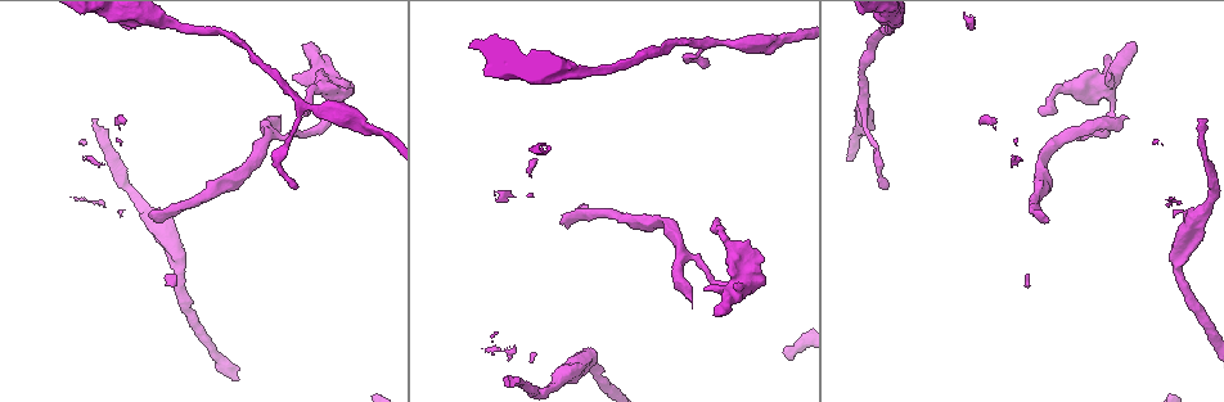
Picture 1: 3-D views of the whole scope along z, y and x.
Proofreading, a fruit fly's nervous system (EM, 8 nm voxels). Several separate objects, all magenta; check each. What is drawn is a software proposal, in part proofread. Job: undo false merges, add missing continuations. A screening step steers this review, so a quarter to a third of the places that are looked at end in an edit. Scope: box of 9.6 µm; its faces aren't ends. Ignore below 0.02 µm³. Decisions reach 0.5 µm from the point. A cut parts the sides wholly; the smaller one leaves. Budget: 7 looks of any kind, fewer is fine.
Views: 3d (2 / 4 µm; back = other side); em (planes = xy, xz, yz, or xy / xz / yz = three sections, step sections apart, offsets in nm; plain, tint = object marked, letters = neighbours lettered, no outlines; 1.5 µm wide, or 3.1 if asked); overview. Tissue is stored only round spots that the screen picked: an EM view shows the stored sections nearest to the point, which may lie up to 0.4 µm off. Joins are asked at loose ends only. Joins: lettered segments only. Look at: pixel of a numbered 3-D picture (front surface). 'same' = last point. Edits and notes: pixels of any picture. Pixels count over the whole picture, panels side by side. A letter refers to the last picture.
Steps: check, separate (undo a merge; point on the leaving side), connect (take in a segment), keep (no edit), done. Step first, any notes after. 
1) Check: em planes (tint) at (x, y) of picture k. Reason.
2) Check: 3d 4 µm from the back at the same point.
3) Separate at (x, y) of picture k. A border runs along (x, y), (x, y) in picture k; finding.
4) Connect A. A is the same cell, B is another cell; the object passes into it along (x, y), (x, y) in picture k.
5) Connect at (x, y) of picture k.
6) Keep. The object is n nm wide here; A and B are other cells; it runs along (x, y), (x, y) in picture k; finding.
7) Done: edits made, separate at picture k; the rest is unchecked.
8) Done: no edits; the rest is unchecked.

Check: em planes (letters) at (705, 66) of picture 1. Branch stops here.

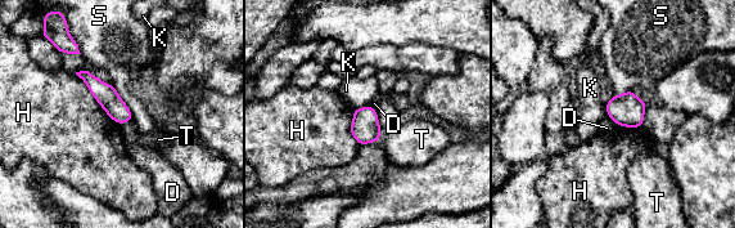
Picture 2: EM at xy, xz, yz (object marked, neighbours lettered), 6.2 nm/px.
Keep. D, H, K, S and T are other cells; a border runs along (75, 74), (100, 107), (120, 125) in picture 2; no lettered segment goes on from it.

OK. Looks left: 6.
Check: em planes (letters) at (504, 378) of picture 1. Long arm stops here.

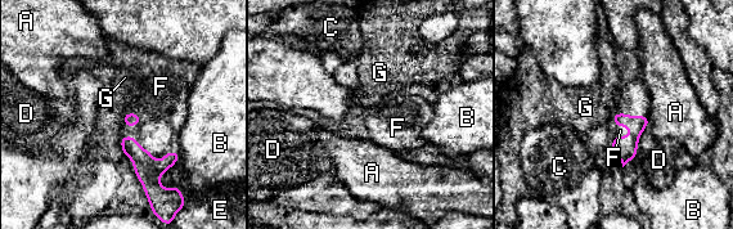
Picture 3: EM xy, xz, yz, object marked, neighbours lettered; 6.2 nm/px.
Connect F. F is the same cell, A, B, C, D, E and G are other cells; the object passes into it along (129, 119), (136, 113), (161, 86) in picture 3; the cell continues.

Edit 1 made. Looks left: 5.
Check: 3d 2 µm at (1045, 116) of picture 1. Free end.

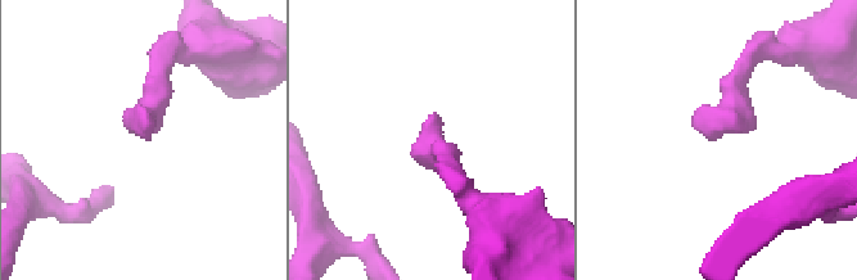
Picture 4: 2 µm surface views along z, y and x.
Check: em planes (tint) at (440, 133) of picture 4. Now the EM.

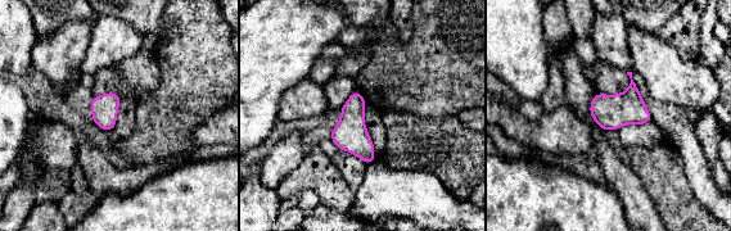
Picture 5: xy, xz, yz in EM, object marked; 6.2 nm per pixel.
Check: em planes (letters) at the same point.

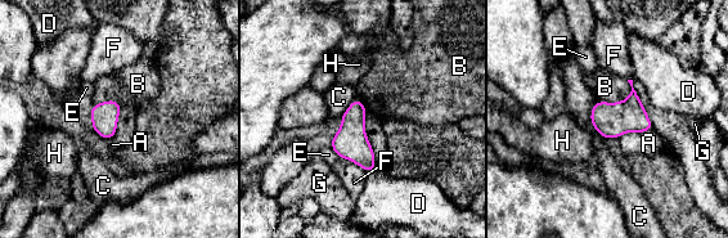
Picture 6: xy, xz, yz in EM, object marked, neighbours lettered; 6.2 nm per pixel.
Keep. A, B, C, D, E, F, G and H are other cells; a border runs along (630, 84), (624, 99), (596, 103) in picture 6; no lettered segment goes on from it.

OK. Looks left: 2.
Done: edits made, connect at picture 3; the rest is unchecked.

